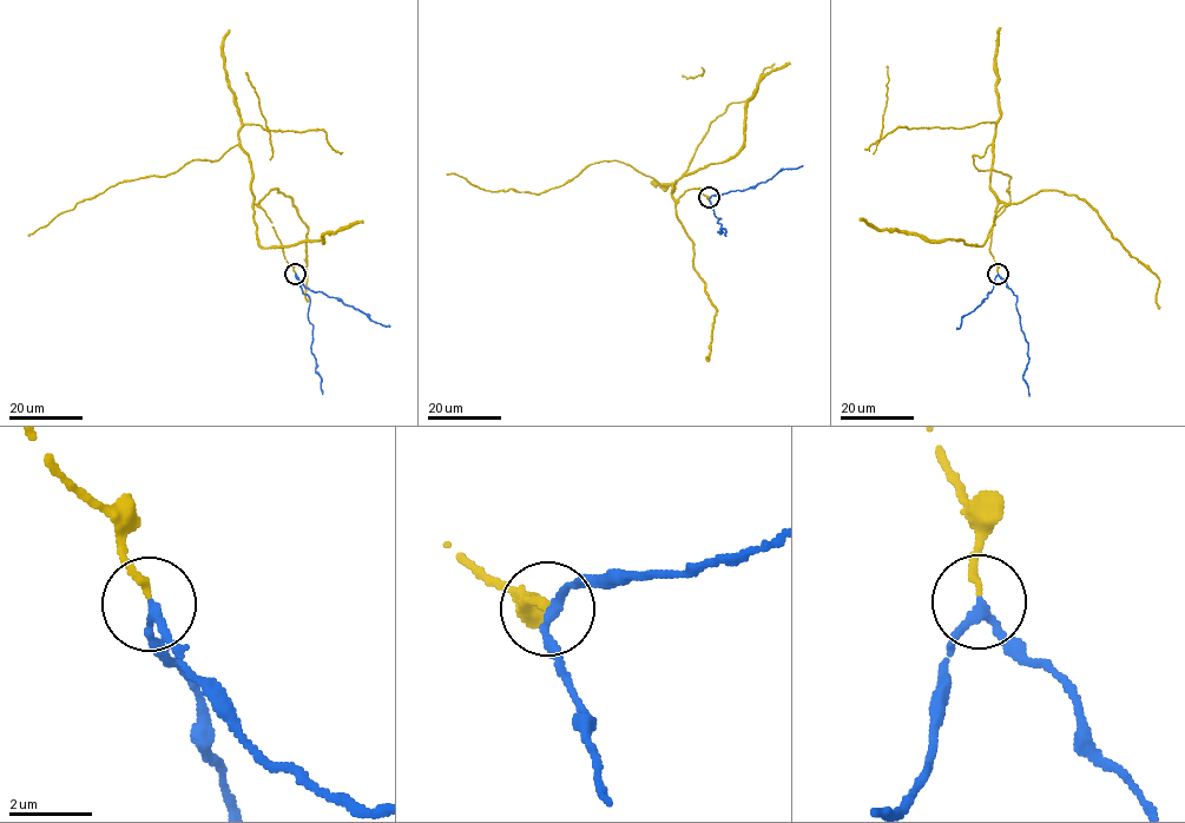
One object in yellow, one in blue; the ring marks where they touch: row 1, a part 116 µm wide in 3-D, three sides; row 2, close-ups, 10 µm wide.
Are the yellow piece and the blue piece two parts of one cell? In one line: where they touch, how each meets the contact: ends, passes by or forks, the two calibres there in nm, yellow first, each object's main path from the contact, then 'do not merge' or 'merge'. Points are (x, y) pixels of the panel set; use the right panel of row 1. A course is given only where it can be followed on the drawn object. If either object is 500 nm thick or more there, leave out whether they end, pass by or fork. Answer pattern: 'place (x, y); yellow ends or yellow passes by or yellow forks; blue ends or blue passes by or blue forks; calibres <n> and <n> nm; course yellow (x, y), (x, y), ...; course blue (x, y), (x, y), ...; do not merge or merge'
place (998, 274); yellow ends; blue passes by; calibres 150 and 200 nm; course yellow (998, 272), (989, 244), (1005, 204), (991, 188), (993, 143), (973, 156), (979, 170), (1009, 176), (995, 225); course blue (998, 274), (1016, 300), (1021, 330), (1027, 343), (1028, 361), (1022, 377), (1028, 396); merge

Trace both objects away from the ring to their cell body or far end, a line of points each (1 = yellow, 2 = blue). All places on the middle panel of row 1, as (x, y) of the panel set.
1: (709, 197), (699, 188), (675, 199), (675, 184), (613, 160), (587, 165), (538, 193), (492, 191), (446, 173)
2: (709, 197), (713, 212), (721, 218), (717, 232), (724, 229), (725, 236)

